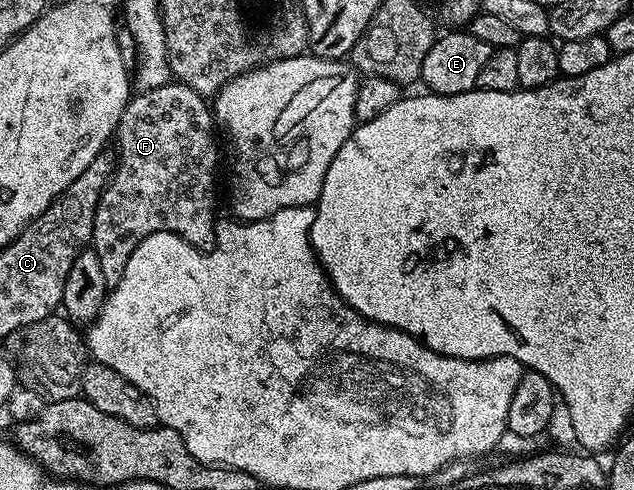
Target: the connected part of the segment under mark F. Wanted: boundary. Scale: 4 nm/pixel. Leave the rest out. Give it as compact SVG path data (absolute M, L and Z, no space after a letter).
M170 81L164 83L159 89L143 91L134 94L129 100L129 104L123 109L123 117L119 121L115 132L115 170L112 179L105 185L105 192L101 194L101 199L97 202L95 209L95 225L93 226L93 241L91 249L99 257L99 266L103 268L103 277L111 284L117 284L119 277L123 277L123 269L127 265L127 257L135 253L135 245L143 241L151 233L175 233L182 237L188 237L193 246L200 251L211 251L217 246L219 238L219 218L217 219L217 139L213 136L215 132L215 120L210 104L206 96L199 94L195 89L188 87L185 83Z

